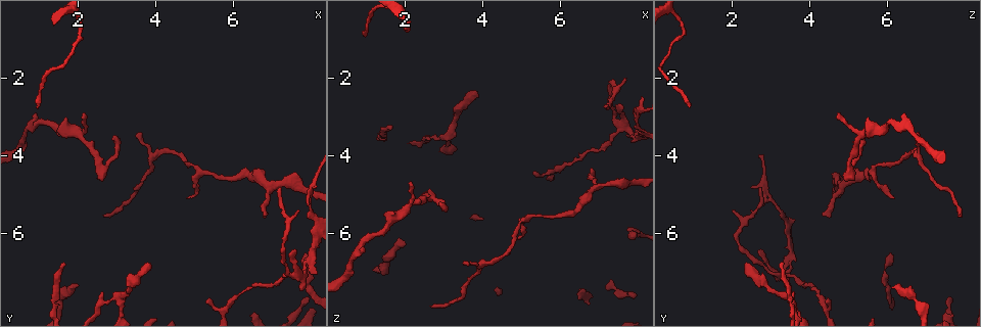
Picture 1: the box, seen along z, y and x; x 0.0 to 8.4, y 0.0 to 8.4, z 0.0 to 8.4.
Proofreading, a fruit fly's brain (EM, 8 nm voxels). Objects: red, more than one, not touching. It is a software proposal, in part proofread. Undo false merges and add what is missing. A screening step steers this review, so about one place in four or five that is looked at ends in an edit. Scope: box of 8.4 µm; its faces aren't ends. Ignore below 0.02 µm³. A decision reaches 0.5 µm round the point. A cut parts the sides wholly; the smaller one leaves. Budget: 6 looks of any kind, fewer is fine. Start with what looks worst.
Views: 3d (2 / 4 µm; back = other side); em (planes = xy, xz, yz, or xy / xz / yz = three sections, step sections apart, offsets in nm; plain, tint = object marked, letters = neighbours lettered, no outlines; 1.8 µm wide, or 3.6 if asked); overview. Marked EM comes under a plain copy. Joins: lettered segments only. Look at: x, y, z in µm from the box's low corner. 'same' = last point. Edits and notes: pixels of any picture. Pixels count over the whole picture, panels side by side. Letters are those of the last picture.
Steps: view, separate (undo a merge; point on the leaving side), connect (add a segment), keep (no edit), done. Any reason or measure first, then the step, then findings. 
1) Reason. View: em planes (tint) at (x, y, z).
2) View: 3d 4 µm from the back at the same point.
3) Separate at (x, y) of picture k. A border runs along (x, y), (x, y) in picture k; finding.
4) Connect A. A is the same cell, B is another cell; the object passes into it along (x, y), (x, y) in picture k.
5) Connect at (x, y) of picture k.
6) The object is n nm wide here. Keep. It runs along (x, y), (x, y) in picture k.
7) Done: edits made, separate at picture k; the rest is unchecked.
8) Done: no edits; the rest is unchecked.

An open end. View: 3d 4 µm at (3.85, 6.70, 2.40).

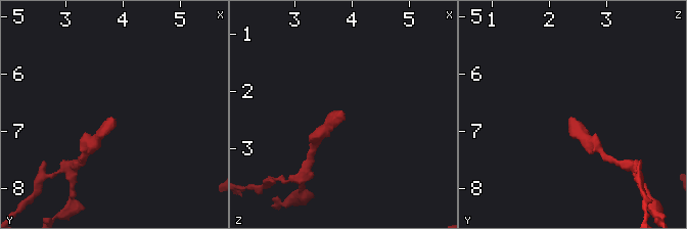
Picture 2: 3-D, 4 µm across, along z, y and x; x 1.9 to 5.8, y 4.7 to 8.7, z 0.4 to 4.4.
View: em planes (letters) at (3.80, 6.75, 2.40).

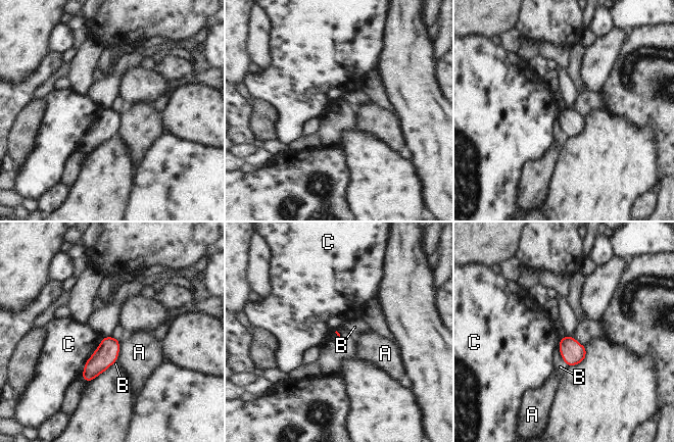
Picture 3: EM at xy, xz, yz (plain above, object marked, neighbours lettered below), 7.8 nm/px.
Keep. A, B and C are other cells; a border runs along (102, 338), (81, 377) in picture 3; none of them fits.

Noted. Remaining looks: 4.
Arms part here. View: em planes (tint) at (7.70, 7.05, 3.20).

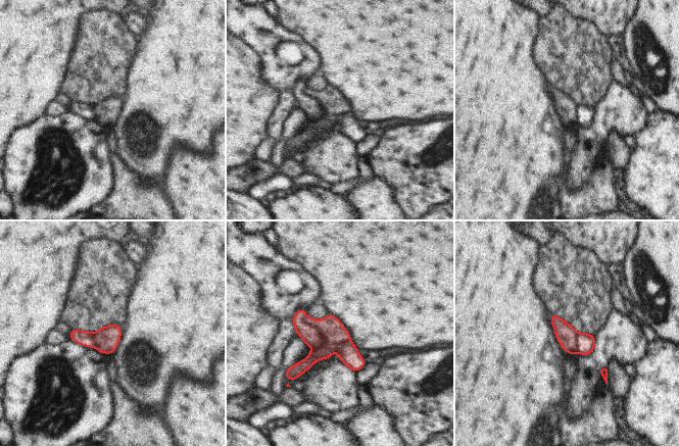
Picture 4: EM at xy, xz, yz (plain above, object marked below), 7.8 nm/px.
View: em planes (letters) at the same point.

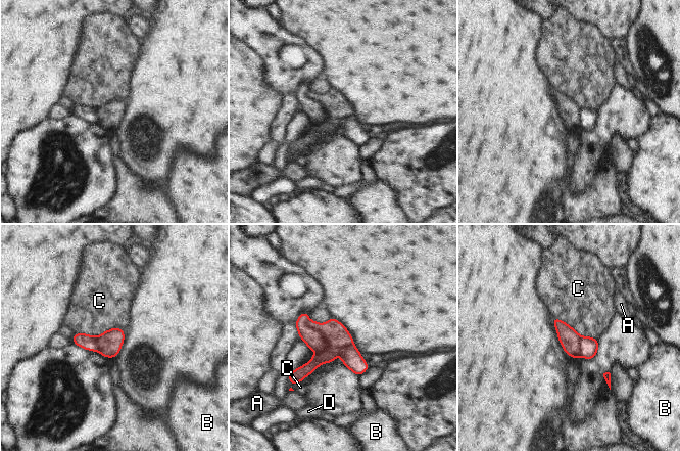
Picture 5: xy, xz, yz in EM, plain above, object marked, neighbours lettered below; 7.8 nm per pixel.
The longest contact is with C, 480 nm. Separate at (336, 335) of picture 5. A, B, C and D are other cells; two neurons meet here.

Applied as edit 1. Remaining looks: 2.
Done: edits made, separate at picture 5; the rest is unchecked.

